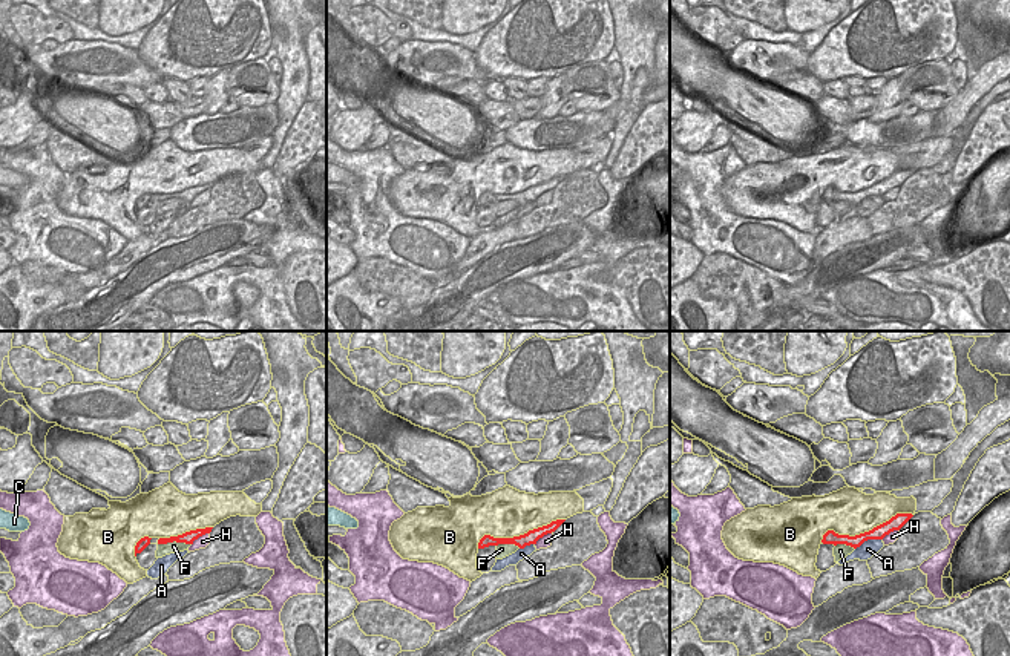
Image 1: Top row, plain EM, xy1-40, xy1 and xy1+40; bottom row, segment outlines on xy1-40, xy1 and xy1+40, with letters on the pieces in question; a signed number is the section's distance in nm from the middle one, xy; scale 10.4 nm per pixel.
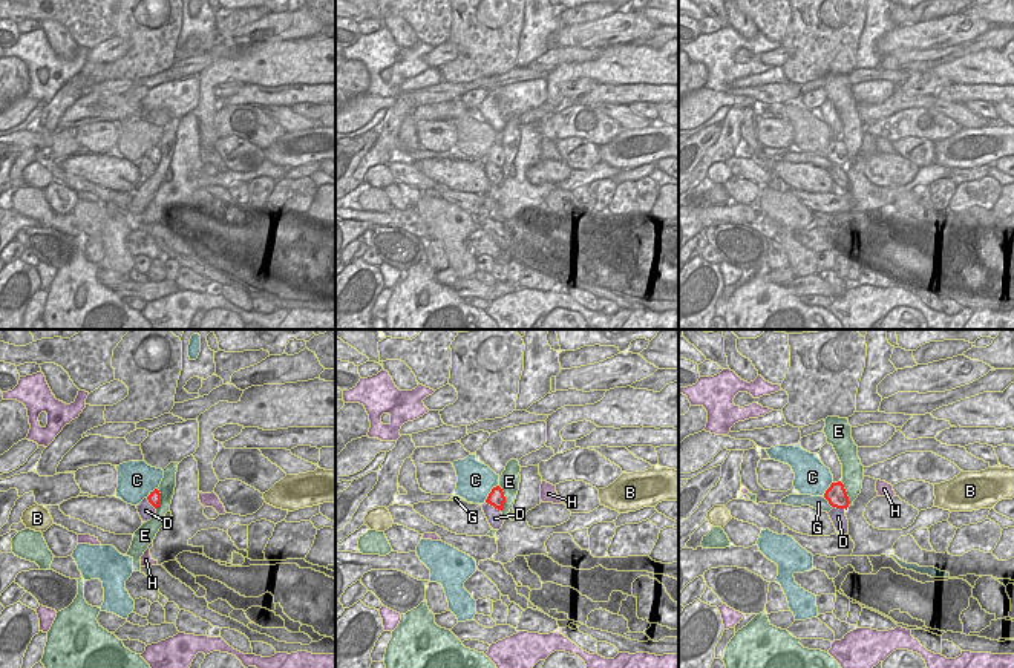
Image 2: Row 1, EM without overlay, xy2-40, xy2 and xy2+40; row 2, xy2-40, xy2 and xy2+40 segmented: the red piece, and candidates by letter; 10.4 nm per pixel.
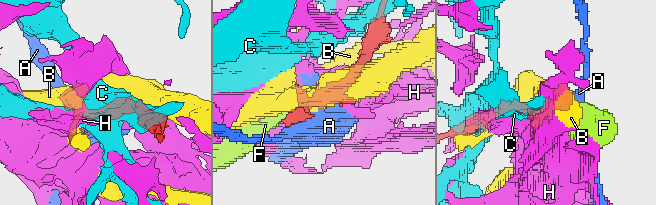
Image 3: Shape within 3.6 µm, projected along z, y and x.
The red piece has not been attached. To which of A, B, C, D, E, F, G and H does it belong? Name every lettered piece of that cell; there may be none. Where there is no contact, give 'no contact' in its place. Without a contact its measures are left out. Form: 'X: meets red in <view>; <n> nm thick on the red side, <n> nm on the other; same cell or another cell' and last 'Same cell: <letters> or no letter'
A: meets red in xy1+40; 140 nm thick on the red side, 180 nm on the other; another cell
B: meets red in xy1+40; 140 nm thick on the red side, 480 nm on the other; another cell
C: meets red in xy2; 170 nm thick on the red side, 380 nm on the other; another cell
D: meets red in xy2; 170 nm thick on the red side, 170 nm on the other; another cell
E: meets red in xy2; 170 nm thick on the red side, 220 nm on the other; another cell
F: meets red in xy1-40; 130 nm thick on the red side, 130 nm on the other; same cell
G: meets red in xy2+40; 220 nm thick on the red side, 160 nm on the other; another cell
H: meets red in xy1-40; 130 nm thick on the red side, 130 nm on the other; another cell
Same cell: F

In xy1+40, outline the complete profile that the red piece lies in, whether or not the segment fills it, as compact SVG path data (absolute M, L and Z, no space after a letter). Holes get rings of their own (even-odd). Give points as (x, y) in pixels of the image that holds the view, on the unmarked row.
M897 170L889 178L874 184L869 189L849 193L849 192L838 192L834 187L828 187L823 192L823 201L834 201L834 213L835 219L851 212L857 204L860 204L867 196L883 196L894 187L900 187L913 172L912 170Z

